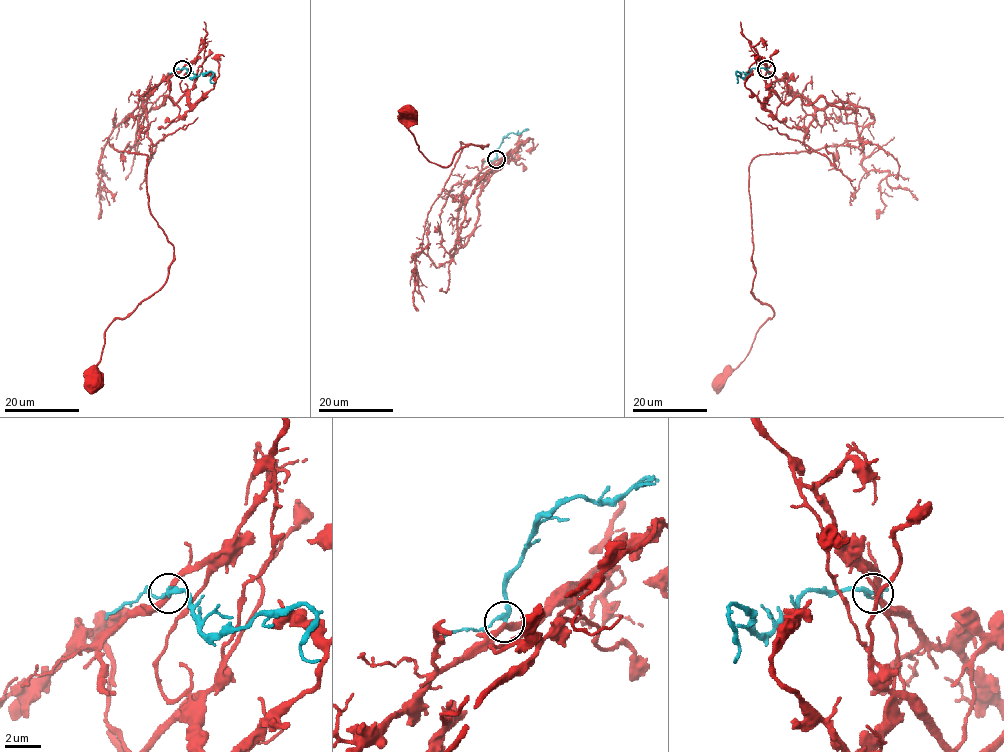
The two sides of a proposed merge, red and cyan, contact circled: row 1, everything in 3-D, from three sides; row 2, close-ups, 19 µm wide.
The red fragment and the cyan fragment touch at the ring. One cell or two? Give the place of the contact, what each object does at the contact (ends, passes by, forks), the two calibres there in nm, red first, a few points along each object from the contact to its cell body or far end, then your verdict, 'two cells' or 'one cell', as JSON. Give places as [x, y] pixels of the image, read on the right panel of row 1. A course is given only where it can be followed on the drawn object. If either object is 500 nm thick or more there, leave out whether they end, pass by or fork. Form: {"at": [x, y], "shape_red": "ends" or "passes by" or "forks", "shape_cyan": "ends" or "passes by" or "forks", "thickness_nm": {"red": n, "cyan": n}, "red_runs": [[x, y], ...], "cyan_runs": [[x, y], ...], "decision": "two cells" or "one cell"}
{"at": [766, 69], "shape_red": "passes by", "shape_cyan": "passes by", "thickness_nm": {"red": 280, "cyan": 200}, "red_runs": [[766, 69], [819, 108], [857, 104], [874, 119], [838, 145], [751, 161], [751, 292], [773, 312], [717, 383]], "cyan_runs": [[766, 69], [753, 68], [743, 77], [737, 71], [737, 83]], "decision": "one cell"}

